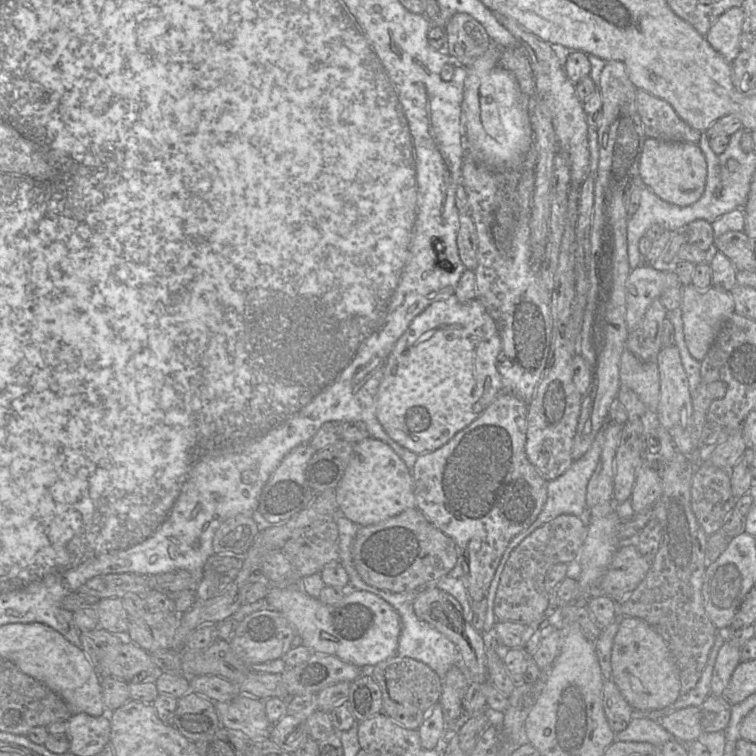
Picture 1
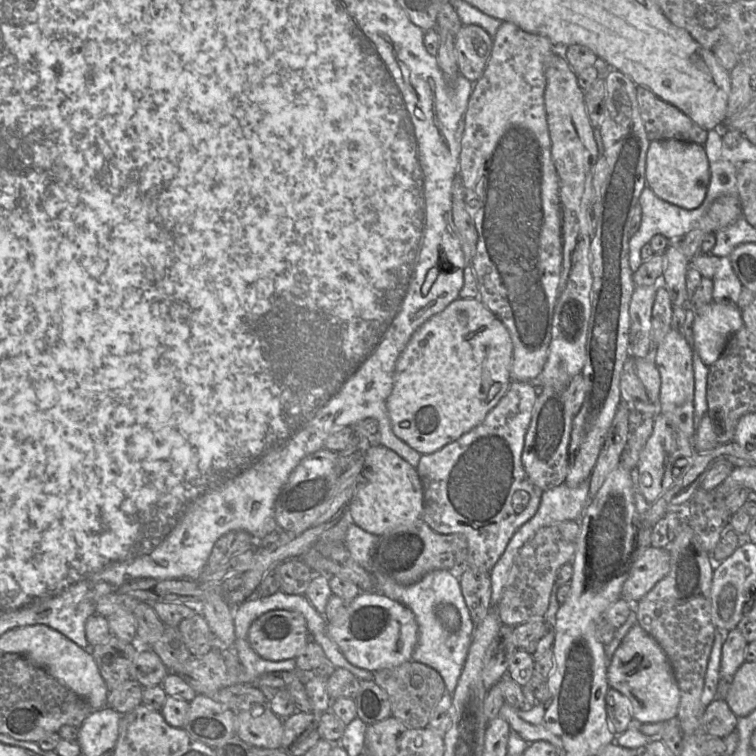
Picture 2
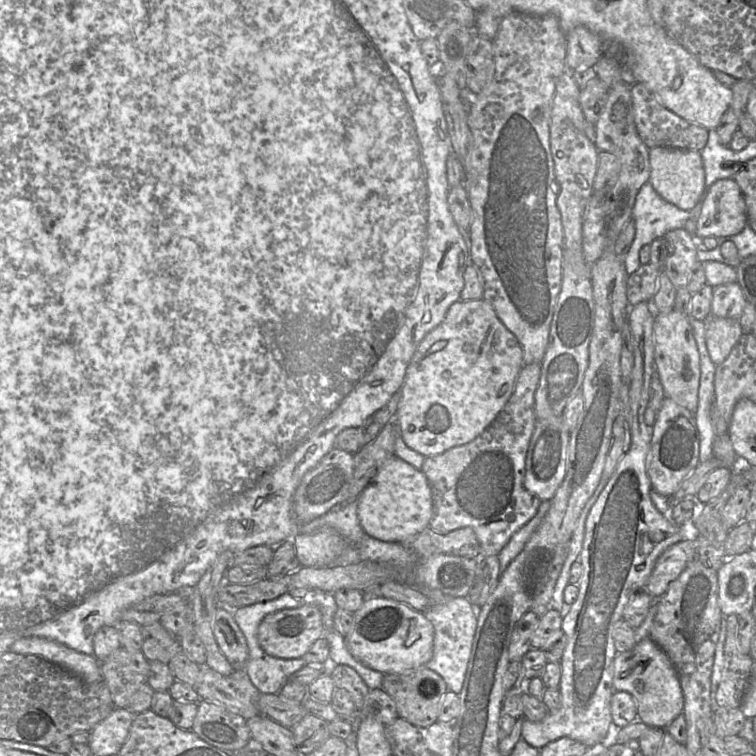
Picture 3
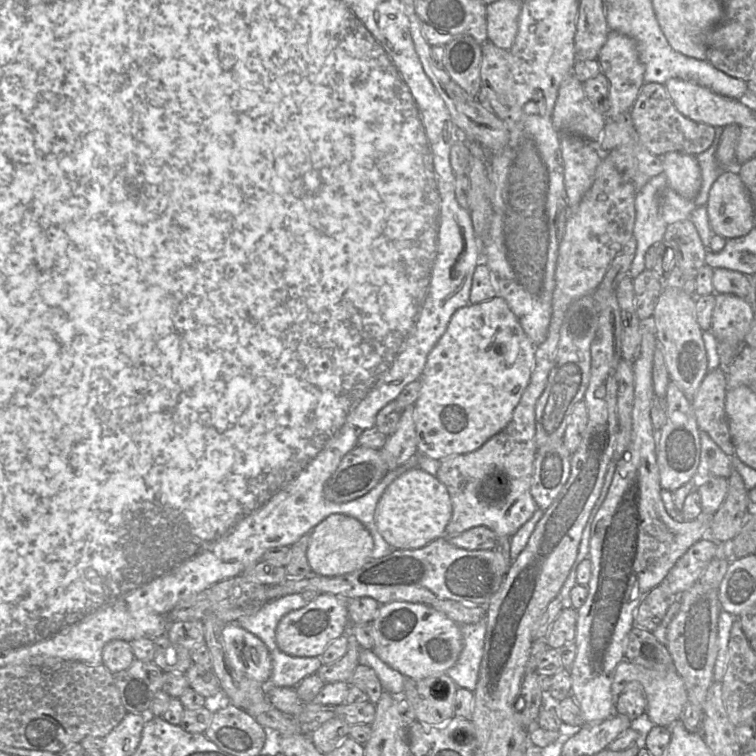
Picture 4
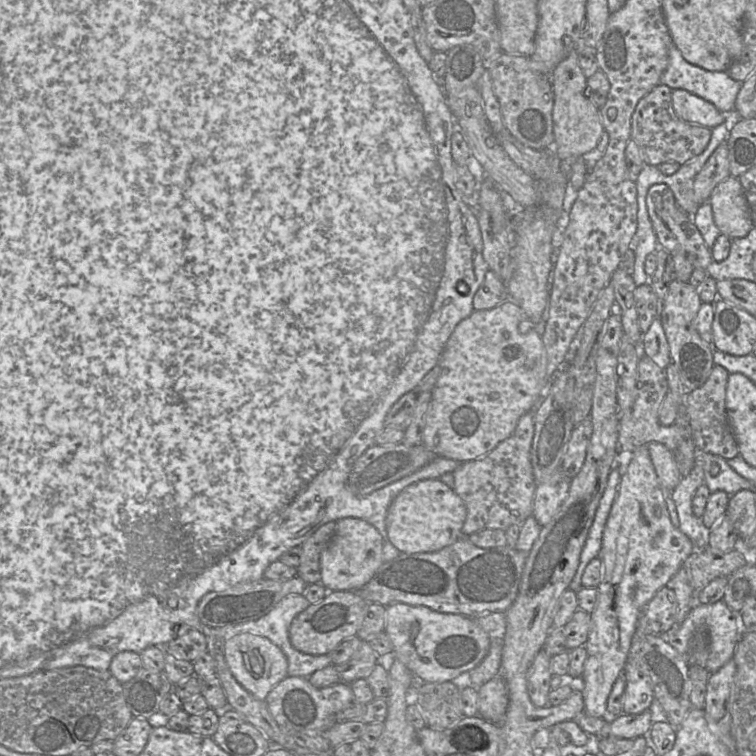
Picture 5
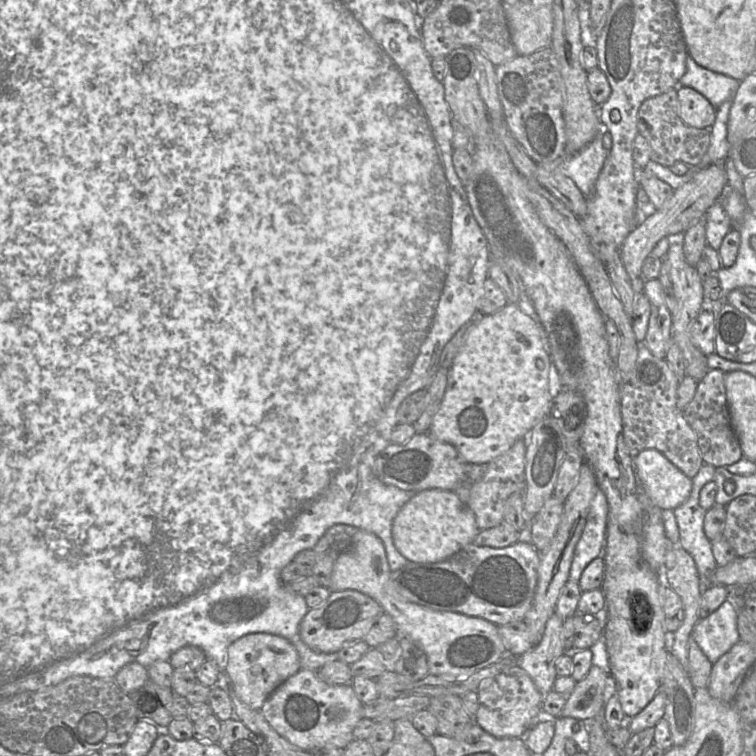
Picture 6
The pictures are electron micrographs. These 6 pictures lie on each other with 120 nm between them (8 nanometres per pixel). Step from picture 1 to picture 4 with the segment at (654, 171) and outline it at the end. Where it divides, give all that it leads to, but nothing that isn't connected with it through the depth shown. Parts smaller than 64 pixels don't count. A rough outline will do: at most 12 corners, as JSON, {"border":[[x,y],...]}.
{"border":[[661,155],[668,185],[695,199],[702,186],[696,156]]}

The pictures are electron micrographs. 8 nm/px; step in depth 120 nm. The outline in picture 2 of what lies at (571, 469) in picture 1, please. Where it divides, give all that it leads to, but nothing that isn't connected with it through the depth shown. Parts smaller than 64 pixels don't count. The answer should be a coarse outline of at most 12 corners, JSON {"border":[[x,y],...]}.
{"border":[[590,479],[543,491],[536,514],[518,529],[491,570],[498,606],[519,550],[539,529],[583,516]]}

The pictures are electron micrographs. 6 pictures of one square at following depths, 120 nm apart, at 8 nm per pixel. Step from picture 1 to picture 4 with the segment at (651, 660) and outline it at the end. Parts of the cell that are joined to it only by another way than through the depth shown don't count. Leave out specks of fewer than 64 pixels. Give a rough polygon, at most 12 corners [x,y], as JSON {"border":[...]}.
{"border":[[624,659],[611,687],[617,698],[633,681],[647,699],[652,725],[671,727],[688,703],[677,671]]}

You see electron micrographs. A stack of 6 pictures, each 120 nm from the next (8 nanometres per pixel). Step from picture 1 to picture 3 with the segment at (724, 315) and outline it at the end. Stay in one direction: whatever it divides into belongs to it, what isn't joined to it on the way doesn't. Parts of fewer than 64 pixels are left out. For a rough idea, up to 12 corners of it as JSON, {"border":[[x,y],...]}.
{"border":[[709,316],[705,339],[715,365],[744,331],[739,319]]}

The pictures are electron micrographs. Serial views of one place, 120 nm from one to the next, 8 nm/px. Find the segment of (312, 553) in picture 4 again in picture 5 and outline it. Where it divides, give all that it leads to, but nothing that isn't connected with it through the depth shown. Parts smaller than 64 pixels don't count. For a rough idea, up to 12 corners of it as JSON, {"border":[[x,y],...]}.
{"border":[[341,518],[320,555],[328,591],[359,590],[383,562],[383,539]]}

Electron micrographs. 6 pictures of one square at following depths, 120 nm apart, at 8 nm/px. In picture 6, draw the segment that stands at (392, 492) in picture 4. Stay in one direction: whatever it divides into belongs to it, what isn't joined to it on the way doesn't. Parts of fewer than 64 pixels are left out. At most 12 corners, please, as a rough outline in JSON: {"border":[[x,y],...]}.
{"border":[[454,491],[417,492],[392,523],[397,550],[443,561],[474,542]]}

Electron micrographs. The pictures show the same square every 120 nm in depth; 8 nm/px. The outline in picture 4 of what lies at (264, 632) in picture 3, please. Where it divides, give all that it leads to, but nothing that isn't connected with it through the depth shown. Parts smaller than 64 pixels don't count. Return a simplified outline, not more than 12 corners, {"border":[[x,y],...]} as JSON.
{"border":[[320,593],[283,616],[278,648],[318,657],[349,633],[346,599]]}

